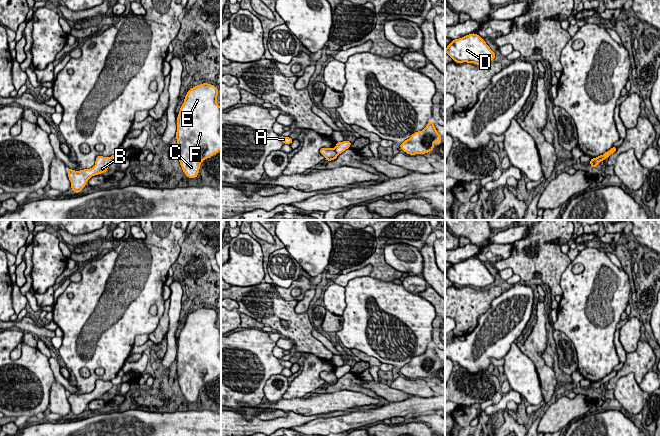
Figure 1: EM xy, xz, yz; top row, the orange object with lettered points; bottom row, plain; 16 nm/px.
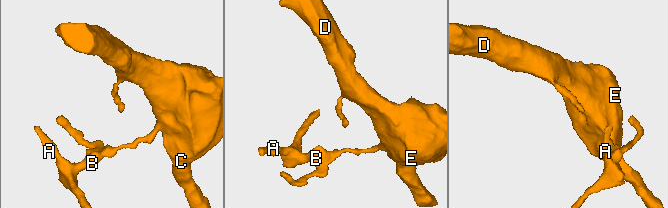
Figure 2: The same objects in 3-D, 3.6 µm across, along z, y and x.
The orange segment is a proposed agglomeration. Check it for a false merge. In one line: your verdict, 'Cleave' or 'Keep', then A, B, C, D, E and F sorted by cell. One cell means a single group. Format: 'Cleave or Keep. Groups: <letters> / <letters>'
Cleave. Groups: A B / C D E F

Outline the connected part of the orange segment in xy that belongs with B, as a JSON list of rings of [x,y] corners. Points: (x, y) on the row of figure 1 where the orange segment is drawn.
[[[97,156],[95,165],[90,169],[84,169],[80,171],[75,171],[72,169],[67,169],[68,178],[71,182],[71,189],[75,193],[79,193],[85,187],[87,181],[95,175],[105,173],[108,167],[113,163],[111,157]]]

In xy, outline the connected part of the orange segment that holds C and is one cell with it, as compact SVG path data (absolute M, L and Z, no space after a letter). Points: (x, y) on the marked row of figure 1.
M203 83L188 90L177 117L177 152L183 172L196 178L201 163L221 151L218 88Z

